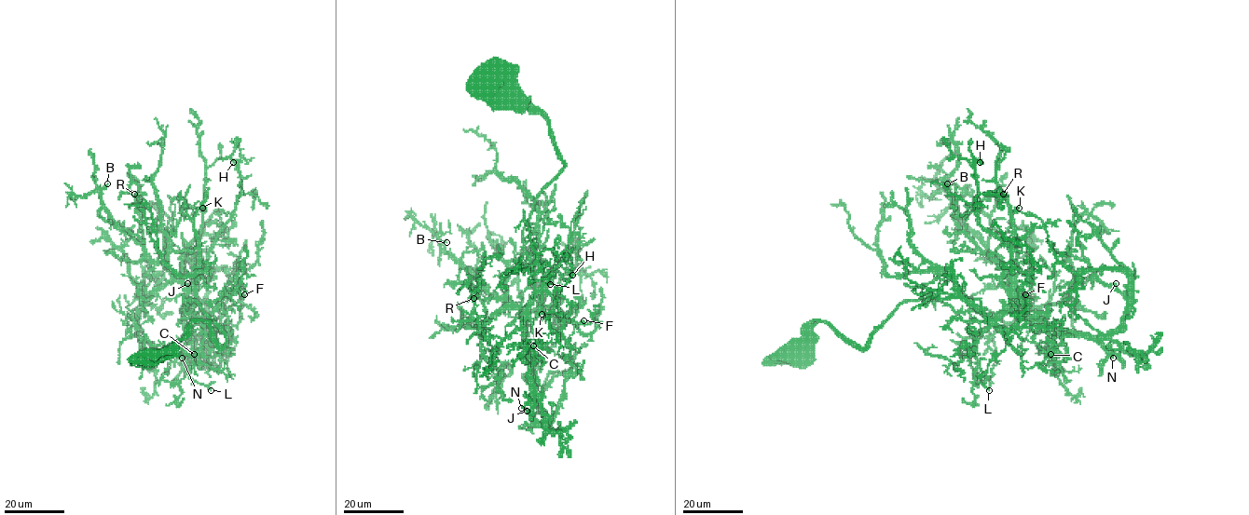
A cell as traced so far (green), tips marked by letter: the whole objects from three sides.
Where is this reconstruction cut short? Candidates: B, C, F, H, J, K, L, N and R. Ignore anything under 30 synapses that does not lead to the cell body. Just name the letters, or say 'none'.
N

